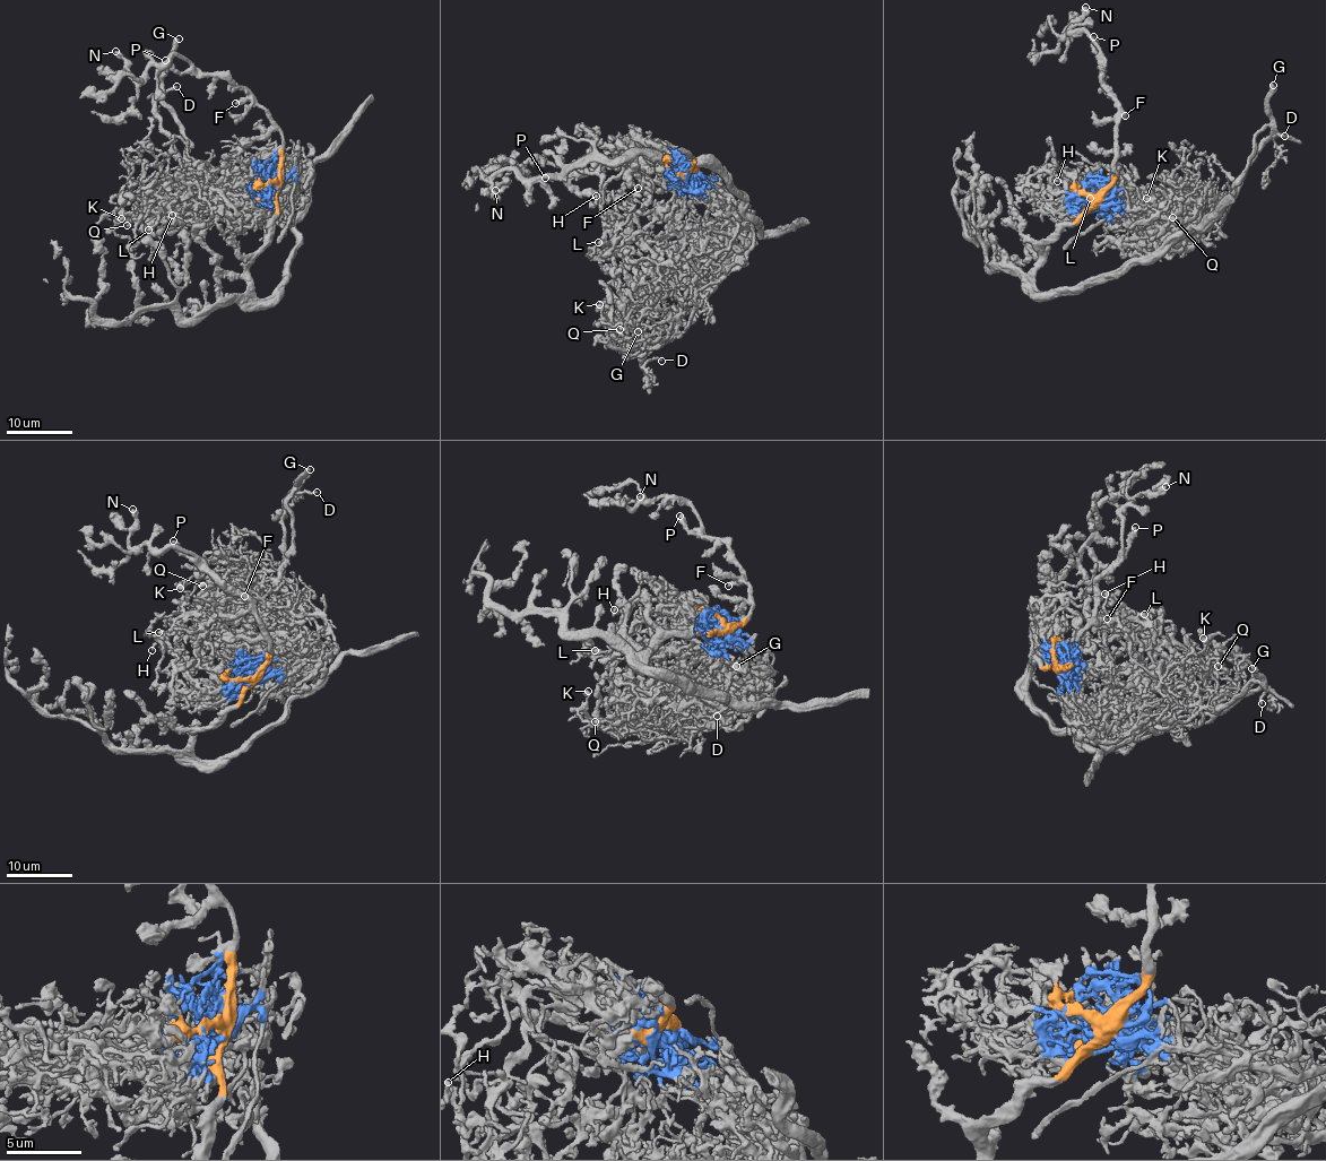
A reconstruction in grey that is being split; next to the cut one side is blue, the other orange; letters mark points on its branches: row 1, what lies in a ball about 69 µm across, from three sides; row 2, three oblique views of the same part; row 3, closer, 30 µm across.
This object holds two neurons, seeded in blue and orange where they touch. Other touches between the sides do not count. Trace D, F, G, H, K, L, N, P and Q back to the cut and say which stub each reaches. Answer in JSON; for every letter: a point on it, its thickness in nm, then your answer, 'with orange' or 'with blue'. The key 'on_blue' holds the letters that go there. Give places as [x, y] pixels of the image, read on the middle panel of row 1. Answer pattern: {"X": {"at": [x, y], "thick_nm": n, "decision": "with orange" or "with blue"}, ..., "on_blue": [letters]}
{"D": {"at": [661, 361], "thick_nm": 150, "decision": "with blue"}, "F": {"at": [638, 188], "thick_nm": 320, "decision": "with orange"}, "G": {"at": [638, 331], "thick_nm": 440, "decision": "with blue"}, "H": {"at": [596, 196], "thick_nm": 190, "decision": "with blue"}, "K": {"at": [599, 304], "thick_nm": 340, "decision": "with blue"}, "L": {"at": [598, 242], "thick_nm": 380, "decision": "with blue"}, "N": {"at": [495, 190], "thick_nm": 550, "decision": "with orange"}, "P": {"at": [545, 178], "thick_nm": 480, "decision": "with orange"}, "Q": {"at": [620, 329], "thick_nm": 170, "decision": "with blue"}, "on_blue": ["D", "G", "H", "K", "L", "Q"]}

